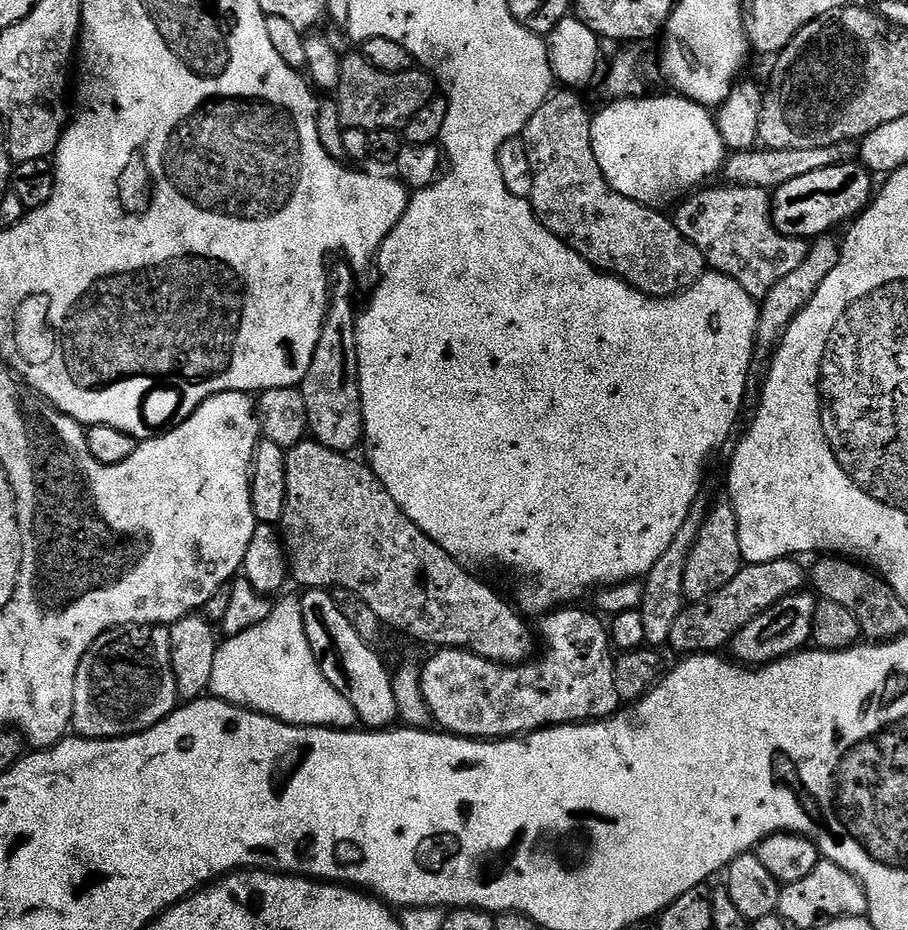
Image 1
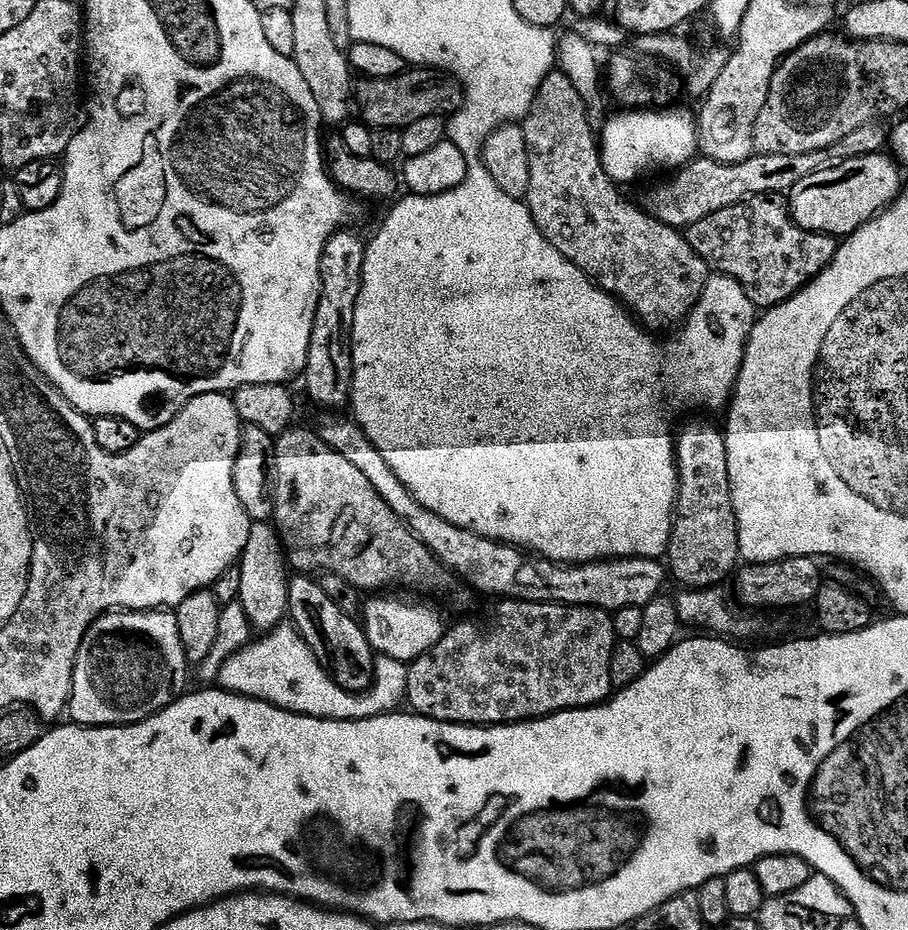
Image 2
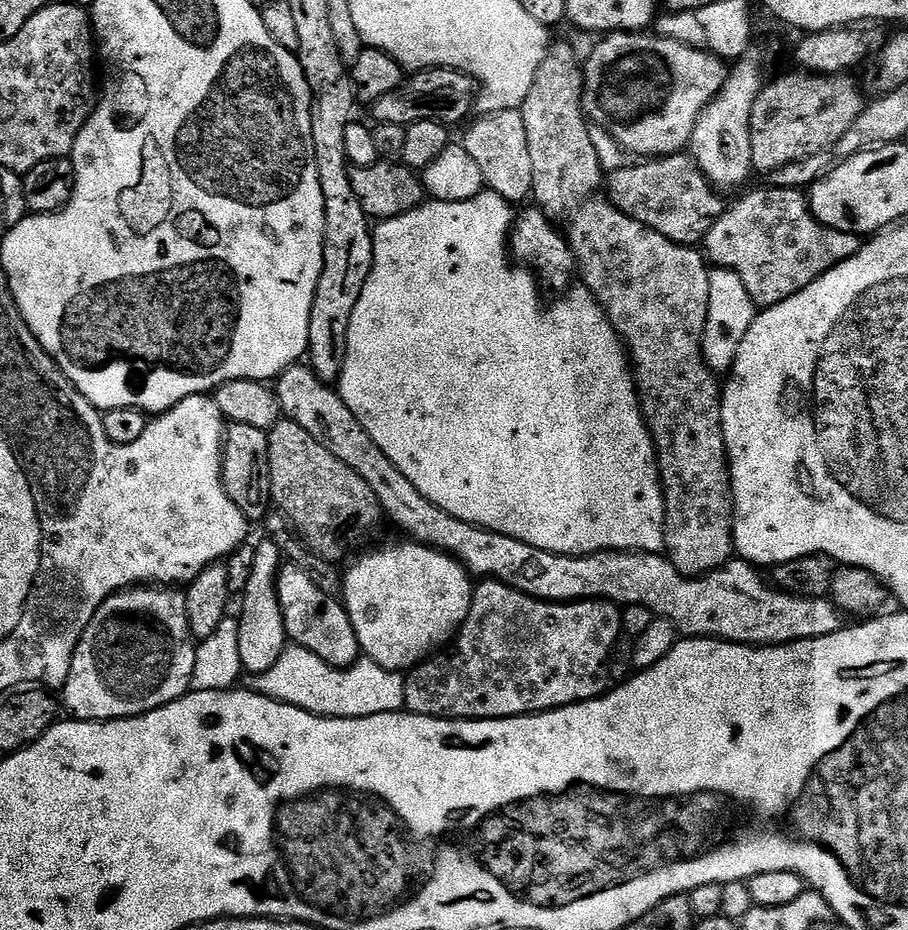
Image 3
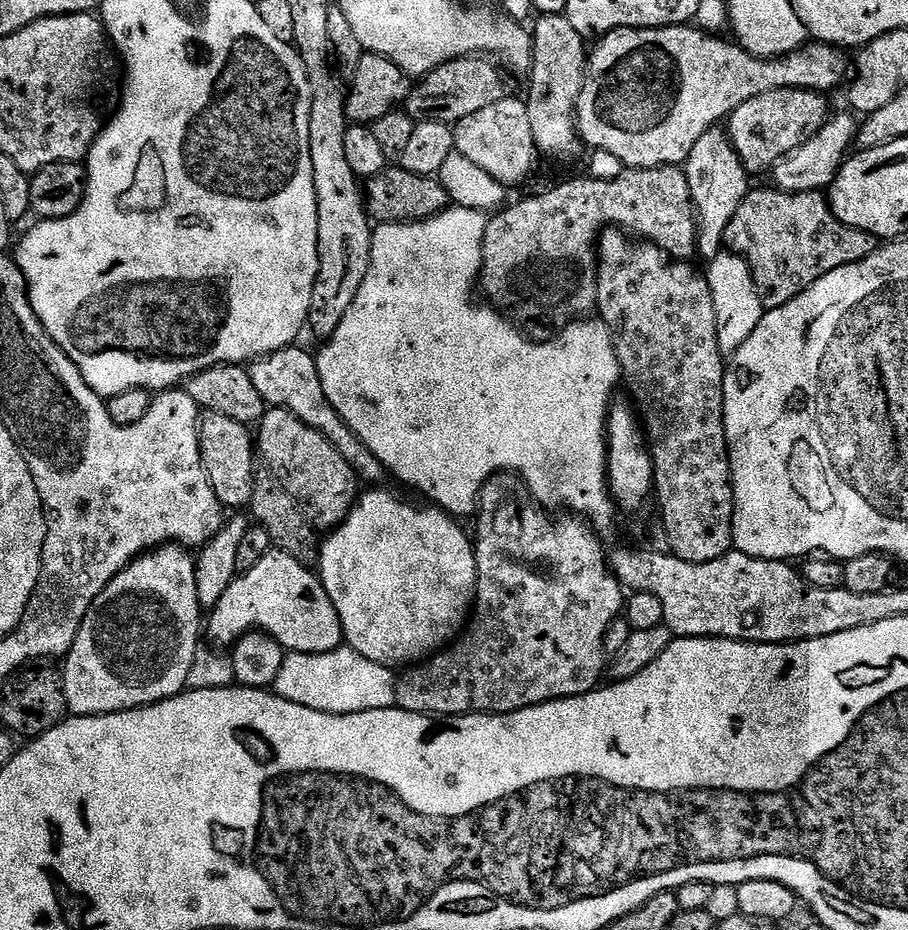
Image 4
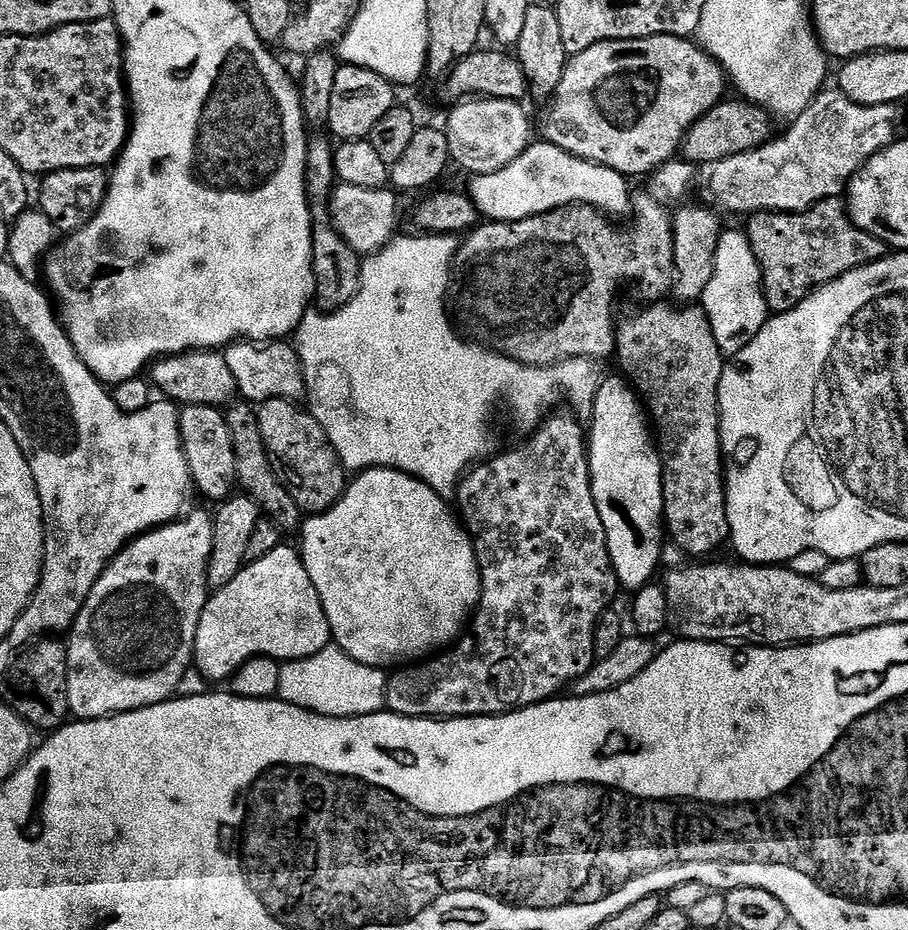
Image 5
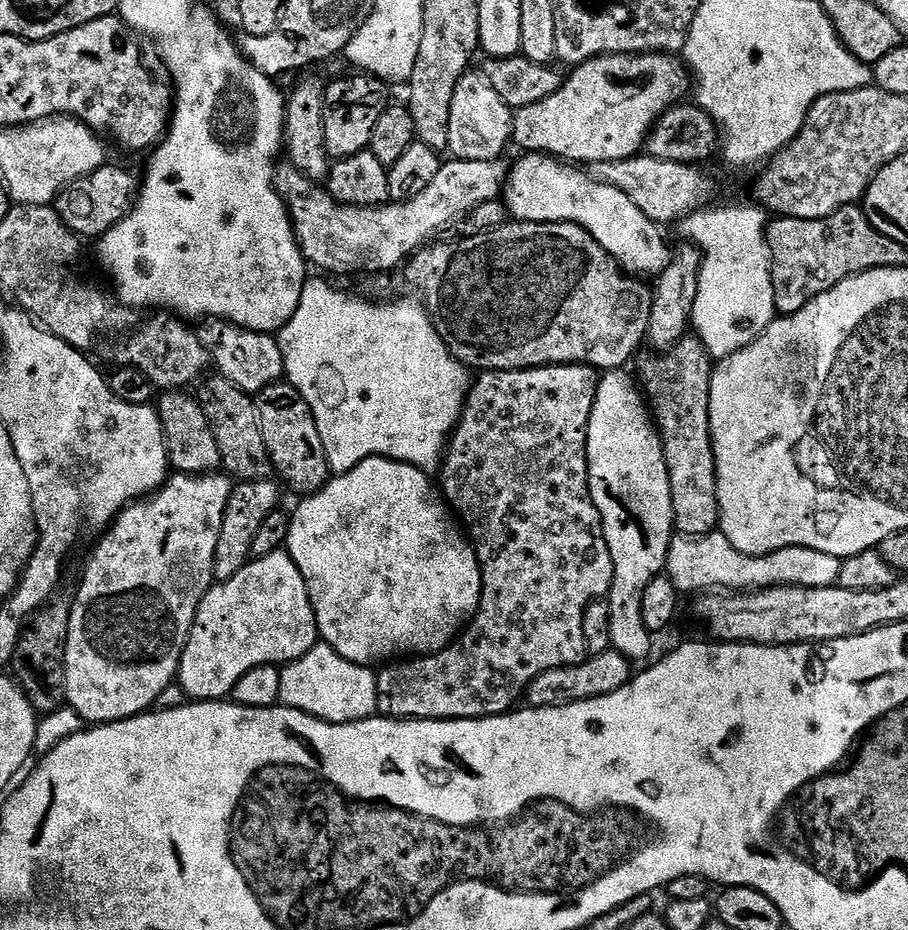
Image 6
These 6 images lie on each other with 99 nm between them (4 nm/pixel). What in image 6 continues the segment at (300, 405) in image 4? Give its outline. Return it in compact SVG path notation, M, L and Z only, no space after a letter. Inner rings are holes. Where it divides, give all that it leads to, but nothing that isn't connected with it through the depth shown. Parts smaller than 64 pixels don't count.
M215 318L201 324L204 325L198 328L198 335L202 346L206 346L206 350L212 356L215 371L234 382L234 386L238 386L243 392L255 394L266 386L285 379L282 350L275 335L240 328L227 320Z

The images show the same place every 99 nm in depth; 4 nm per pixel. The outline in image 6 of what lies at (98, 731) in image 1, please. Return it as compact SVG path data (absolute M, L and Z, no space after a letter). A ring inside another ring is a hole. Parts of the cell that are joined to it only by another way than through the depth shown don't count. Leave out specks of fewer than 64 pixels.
M177 471L169 475L164 487L159 488L151 496L129 503L128 507L121 510L120 515L113 520L112 527L99 537L100 545L93 550L92 557L89 558L88 565L84 568L84 577L80 580L76 600L71 601L70 630L64 655L64 698L67 707L78 710L78 714L89 725L112 724L115 720L128 720L131 716L138 716L141 712L149 711L162 694L162 690L166 690L166 686L170 686L177 679L182 650L190 638L196 611L202 598L214 583L212 575L214 550L218 550L218 534L222 534L222 518L226 514L226 502L230 498L233 487L233 477L221 474L219 471L203 474Z

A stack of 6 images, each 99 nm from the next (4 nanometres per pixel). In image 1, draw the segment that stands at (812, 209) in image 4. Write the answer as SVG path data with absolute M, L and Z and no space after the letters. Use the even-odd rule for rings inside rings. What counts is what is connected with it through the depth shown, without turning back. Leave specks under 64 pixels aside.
M712 186L693 191L679 205L681 208L674 215L676 229L691 244L698 246L705 265L711 271L734 278L746 294L753 296L757 302L763 301L764 296L782 282L782 278L794 274L794 270L802 266L810 247L809 241L784 236L773 226L769 189L708 187Z

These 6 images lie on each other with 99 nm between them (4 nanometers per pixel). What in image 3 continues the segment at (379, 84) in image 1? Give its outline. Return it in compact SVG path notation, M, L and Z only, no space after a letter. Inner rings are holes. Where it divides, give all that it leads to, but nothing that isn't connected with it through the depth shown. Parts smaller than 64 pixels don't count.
M425 68L409 75L403 84L390 90L390 94L382 94L382 98L371 101L370 108L376 124L394 122L407 126L419 120L437 120L439 124L453 126L459 120L469 119L468 111L473 111L477 91L476 81L464 72L455 72L452 68Z

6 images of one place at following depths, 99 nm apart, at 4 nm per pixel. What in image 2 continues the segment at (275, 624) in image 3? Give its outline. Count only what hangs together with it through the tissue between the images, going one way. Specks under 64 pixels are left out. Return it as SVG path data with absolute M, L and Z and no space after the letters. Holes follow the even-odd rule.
M255 521L238 561L241 573L239 601L253 629L269 632L285 621L289 602L290 570L280 536L269 521Z

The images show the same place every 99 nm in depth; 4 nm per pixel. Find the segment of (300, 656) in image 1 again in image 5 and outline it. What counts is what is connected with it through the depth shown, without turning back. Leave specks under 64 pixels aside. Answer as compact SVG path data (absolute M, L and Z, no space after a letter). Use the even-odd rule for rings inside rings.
M337 646L323 648L310 658L287 661L280 669L279 699L320 716L369 716L385 707L388 676L379 668L358 662Z

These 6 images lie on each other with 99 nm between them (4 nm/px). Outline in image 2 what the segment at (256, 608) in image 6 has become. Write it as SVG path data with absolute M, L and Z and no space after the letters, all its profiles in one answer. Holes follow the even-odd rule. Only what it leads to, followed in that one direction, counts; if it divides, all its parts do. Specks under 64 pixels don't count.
M296 574L289 579L287 615L294 627L300 631L300 637L318 658L320 665L332 675L332 680L338 682L338 686L357 694L372 687L378 663L372 643L364 633L363 627L353 617L338 610L338 606L334 606L334 602L326 598L326 590L322 590L320 583L311 575Z

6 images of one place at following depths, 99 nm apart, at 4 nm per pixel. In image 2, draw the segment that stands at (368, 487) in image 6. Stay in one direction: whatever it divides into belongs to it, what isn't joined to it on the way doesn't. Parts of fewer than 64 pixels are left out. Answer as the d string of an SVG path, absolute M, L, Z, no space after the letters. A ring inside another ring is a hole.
M380 594L375 598L369 599L372 600L369 604L367 601L367 603L363 605L362 627L364 633L368 636L368 640L372 643L373 653L379 654L381 657L387 658L392 662L400 662L396 660L404 660L403 662L417 660L418 657L427 654L427 652L445 636L446 623L444 624L444 620L440 617L438 609L431 608L428 604L403 604L402 601L395 600L392 596L395 595Z

